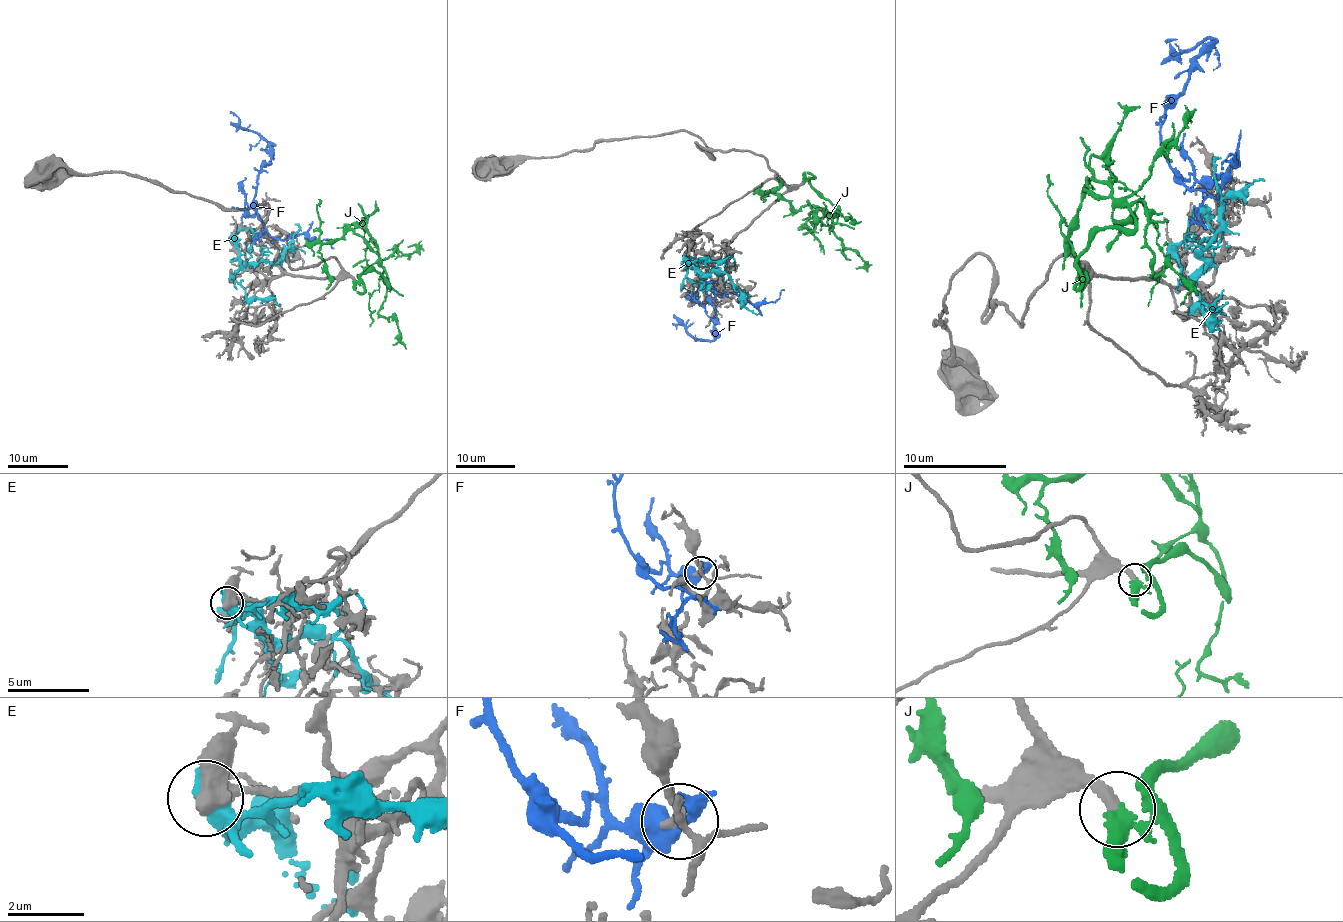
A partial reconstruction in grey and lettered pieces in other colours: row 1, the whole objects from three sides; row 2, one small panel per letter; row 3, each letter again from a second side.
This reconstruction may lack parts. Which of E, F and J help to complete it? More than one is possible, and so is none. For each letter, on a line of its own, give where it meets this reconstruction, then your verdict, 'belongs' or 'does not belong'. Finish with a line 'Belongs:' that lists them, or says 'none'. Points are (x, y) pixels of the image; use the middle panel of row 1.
E: meets grey at (684, 259); does not belong
F: meets grey at (699, 303); does not belong
J: meets grey at (804, 180); belongs
Belongs: J

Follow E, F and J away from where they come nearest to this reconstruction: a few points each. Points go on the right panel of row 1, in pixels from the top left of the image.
E: (1195, 309), (1196, 281), (1205, 266), (1202, 246), (1216, 232), (1224, 199), (1237, 197), (1259, 178), (1265, 181)
F: (1215, 180), (1191, 174), (1182, 179), (1169, 164), (1159, 131), (1191, 63), (1215, 41), (1178, 52), (1164, 41)
J: (1079, 271), (1077, 261), (1096, 231), (1131, 230), (1134, 215), (1086, 186), (1068, 241), (1084, 279), (1081, 307)

